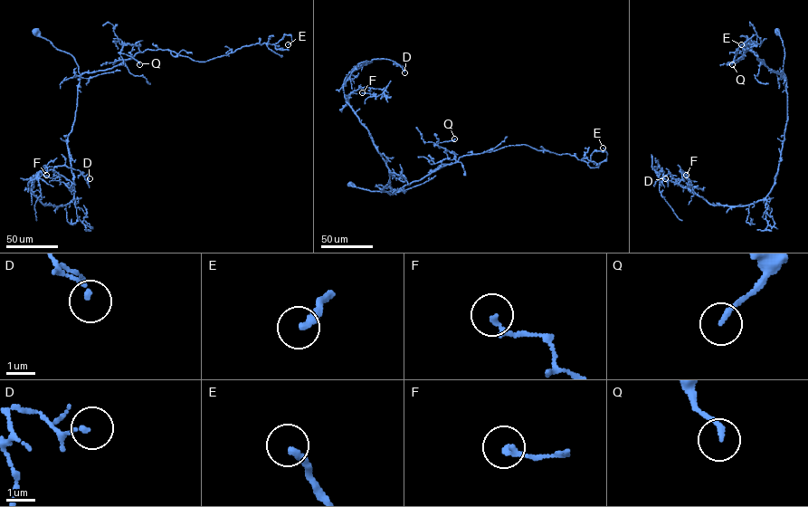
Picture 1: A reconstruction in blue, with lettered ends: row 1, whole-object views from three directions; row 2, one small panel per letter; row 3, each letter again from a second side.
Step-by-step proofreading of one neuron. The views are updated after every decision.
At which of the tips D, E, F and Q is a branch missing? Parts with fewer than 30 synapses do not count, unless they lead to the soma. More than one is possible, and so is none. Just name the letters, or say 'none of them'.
E

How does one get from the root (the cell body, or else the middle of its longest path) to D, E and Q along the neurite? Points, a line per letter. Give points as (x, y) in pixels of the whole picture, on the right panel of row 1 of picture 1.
D: (777, 31), (784, 48), (787, 121), (769, 194), (745, 205), (712, 205), (651, 166), (661, 183), (665, 178)
E: (777, 31), (784, 48), (784, 76), (749, 49), (737, 61), (746, 44), (760, 43), (756, 34), (741, 44)
Q: (777, 31), (784, 48), (784, 76), (766, 66), (752, 47), (745, 44), (736, 50), (732, 64)

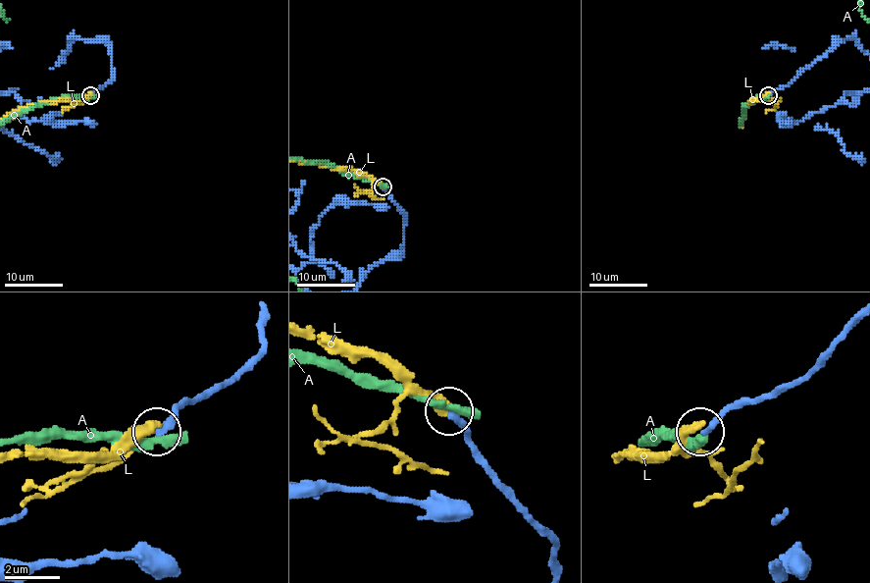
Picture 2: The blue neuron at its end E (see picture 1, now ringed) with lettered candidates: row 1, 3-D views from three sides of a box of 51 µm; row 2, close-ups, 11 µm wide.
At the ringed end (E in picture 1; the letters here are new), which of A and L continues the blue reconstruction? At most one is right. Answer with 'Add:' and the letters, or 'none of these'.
Add: none of these

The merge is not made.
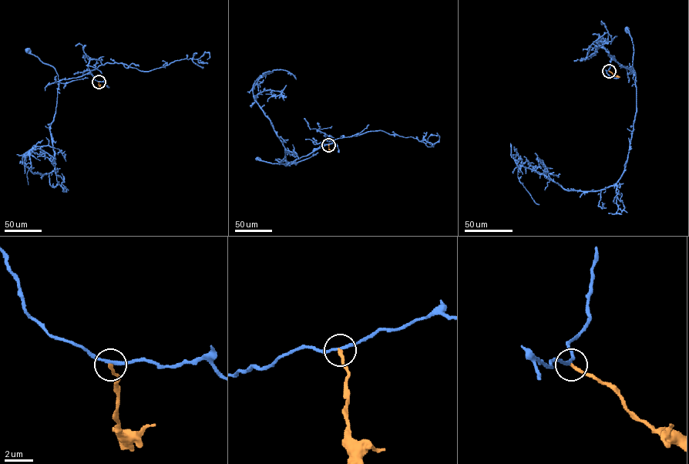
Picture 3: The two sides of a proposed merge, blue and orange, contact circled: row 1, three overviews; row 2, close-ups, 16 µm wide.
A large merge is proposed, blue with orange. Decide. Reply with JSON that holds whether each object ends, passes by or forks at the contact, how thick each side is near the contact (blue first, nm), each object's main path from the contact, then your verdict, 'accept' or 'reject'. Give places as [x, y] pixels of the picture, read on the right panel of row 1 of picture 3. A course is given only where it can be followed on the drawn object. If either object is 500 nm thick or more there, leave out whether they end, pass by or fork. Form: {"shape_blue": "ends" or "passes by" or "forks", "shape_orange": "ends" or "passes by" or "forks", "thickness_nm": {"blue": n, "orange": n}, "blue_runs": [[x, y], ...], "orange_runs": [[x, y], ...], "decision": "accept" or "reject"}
{"shape_blue": "passes by", "shape_orange": "ends", "thickness_nm": {"blue": 190, "orange": 240}, "blue_runs": [[609, 71], [611, 61], [609, 55], [618, 63], [634, 70], [633, 46], [626, 29]], "orange_runs": [[609, 71], [620, 77]], "decision": "reject"}

